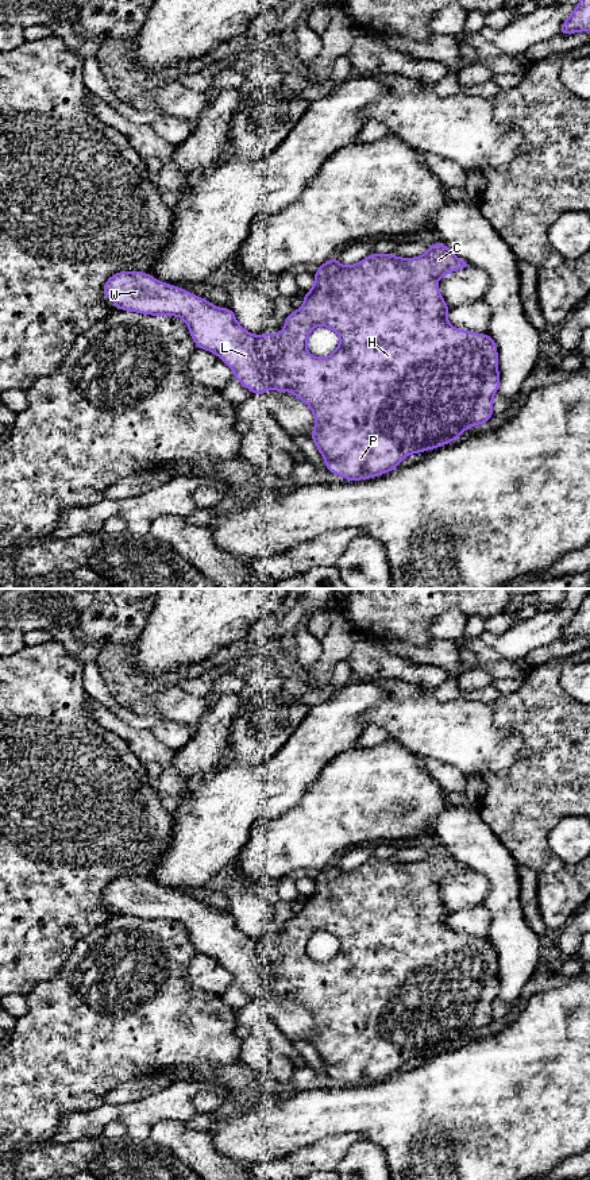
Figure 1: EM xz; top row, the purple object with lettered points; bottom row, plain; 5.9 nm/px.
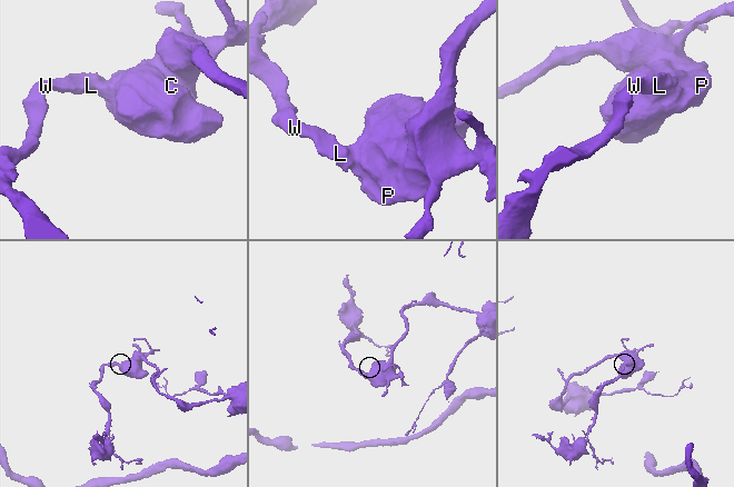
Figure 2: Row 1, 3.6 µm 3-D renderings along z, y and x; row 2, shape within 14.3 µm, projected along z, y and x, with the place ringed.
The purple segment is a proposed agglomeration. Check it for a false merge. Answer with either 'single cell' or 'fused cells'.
fused cells

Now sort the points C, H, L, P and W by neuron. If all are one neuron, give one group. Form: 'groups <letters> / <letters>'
groups C H P / L W

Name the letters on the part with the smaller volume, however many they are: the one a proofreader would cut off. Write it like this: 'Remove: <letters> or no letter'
Remove: L, W

